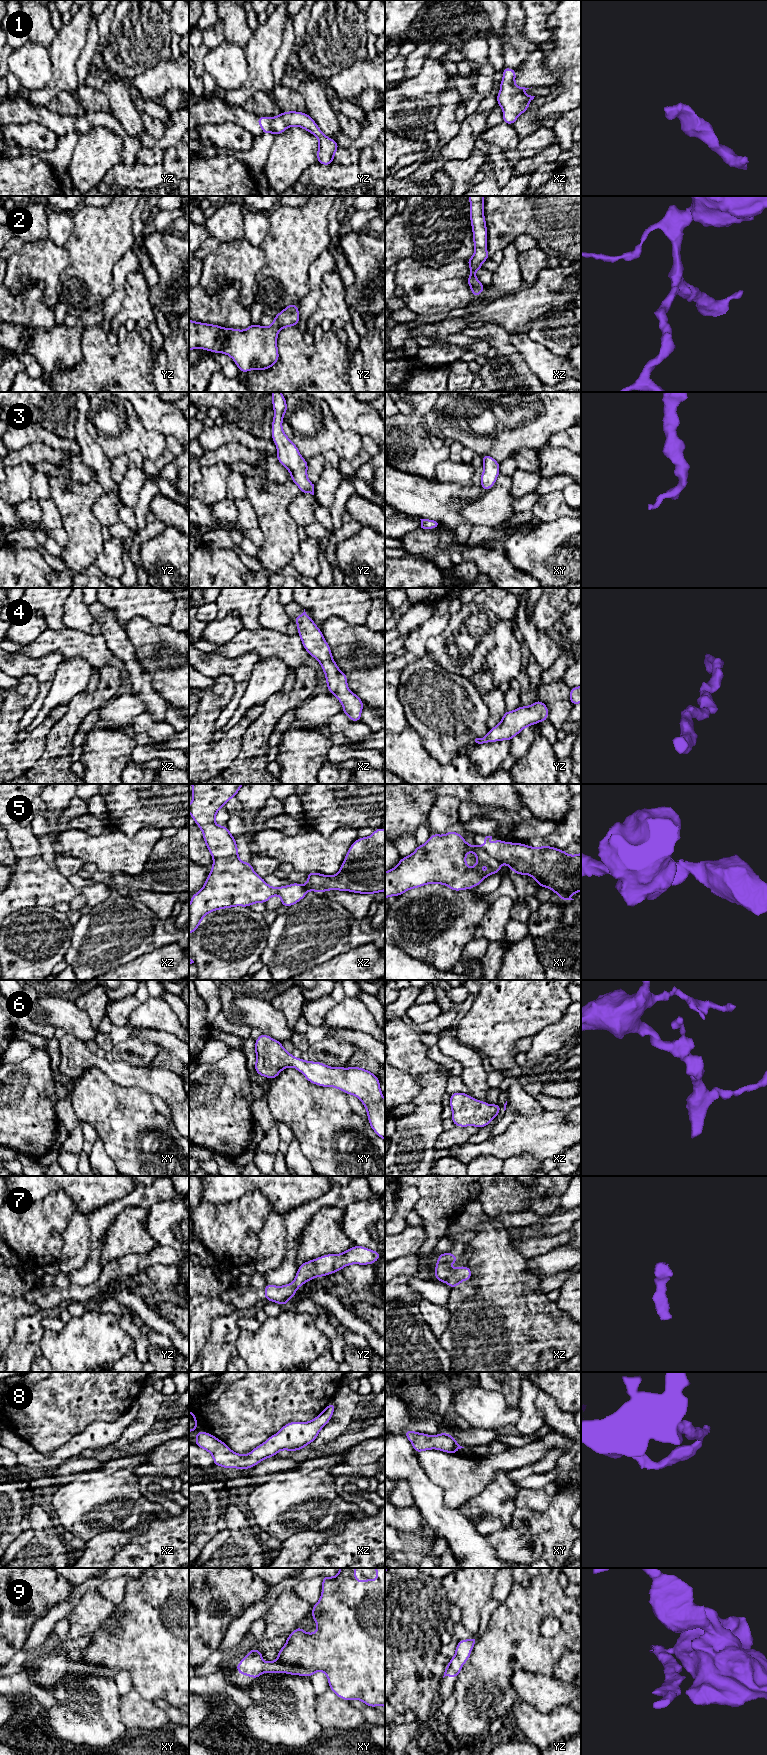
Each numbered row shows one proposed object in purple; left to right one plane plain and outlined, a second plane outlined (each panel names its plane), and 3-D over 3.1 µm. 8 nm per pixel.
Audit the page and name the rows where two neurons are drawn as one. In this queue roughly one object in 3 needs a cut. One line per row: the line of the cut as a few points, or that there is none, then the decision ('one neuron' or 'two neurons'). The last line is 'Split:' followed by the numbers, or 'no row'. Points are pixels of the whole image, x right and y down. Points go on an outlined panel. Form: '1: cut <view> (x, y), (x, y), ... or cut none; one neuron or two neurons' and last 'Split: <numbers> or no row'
1: cut none; one neuron
2: cut none; one neuron
3: cut none; one neuron
4: cut none; one neuron
5: cut xy (482, 847), (501, 862); two neurons
6: cut none; one neuron
7: cut none; one neuron
8: cut none; one neuron
9: cut xy (261, 1659), (241, 1662); two neurons
Split: 5, 9

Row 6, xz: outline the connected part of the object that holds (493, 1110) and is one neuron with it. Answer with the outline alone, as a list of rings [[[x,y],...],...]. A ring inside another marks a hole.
[[[461,1092],[450,1094],[449,1106],[452,1108],[451,1120],[455,1126],[476,1126],[479,1129],[497,1118],[500,1111],[498,1102],[495,1105],[489,1105]]]

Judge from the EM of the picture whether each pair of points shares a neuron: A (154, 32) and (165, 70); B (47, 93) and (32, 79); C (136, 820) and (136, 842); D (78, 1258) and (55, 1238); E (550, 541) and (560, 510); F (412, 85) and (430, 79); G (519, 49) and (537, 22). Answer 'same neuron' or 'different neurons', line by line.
A: different neurons
B: different neurons
C: different neurons
D: different neurons
E: different neurons
F: same neuron
G: different neurons

